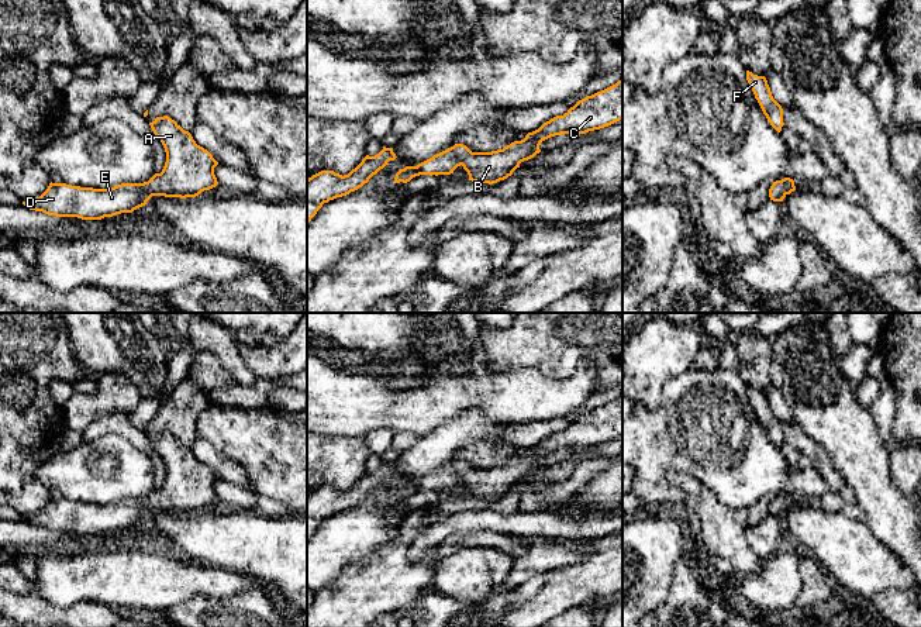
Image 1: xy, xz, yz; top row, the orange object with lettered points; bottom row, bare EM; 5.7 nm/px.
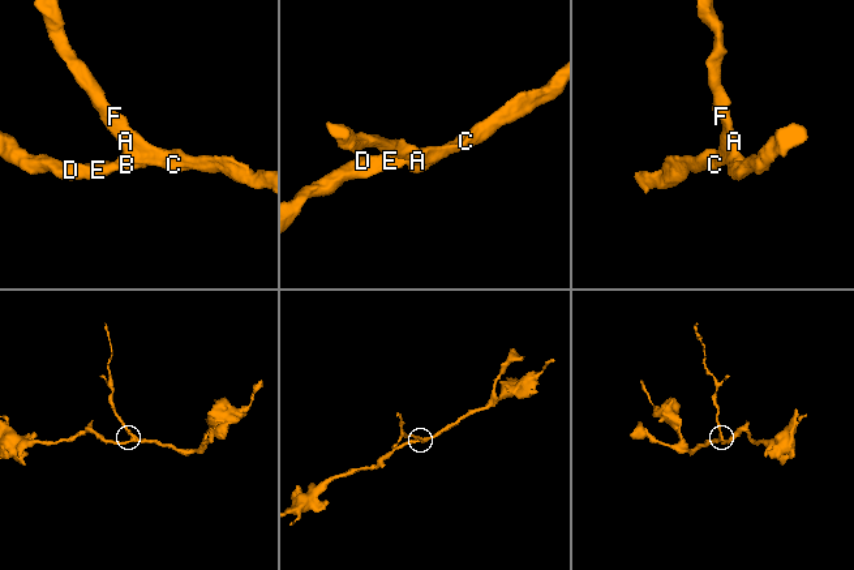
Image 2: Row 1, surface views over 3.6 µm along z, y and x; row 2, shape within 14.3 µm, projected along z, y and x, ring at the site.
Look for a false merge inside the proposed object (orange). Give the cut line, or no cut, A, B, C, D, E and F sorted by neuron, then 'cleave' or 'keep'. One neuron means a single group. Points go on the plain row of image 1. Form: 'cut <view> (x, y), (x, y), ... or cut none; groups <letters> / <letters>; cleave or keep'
cut none; groups A B C D E F; keep

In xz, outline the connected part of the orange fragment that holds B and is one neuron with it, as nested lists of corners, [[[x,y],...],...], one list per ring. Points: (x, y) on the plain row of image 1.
[[[622,395],[615,400],[579,416],[563,431],[544,438],[528,448],[524,455],[514,457],[503,465],[491,468],[472,468],[463,459],[434,471],[417,482],[406,482],[396,489],[396,499],[407,499],[420,490],[451,490],[458,482],[476,499],[497,499],[507,495],[520,479],[541,468],[542,457],[562,449],[586,449],[608,442],[622,435]]]

